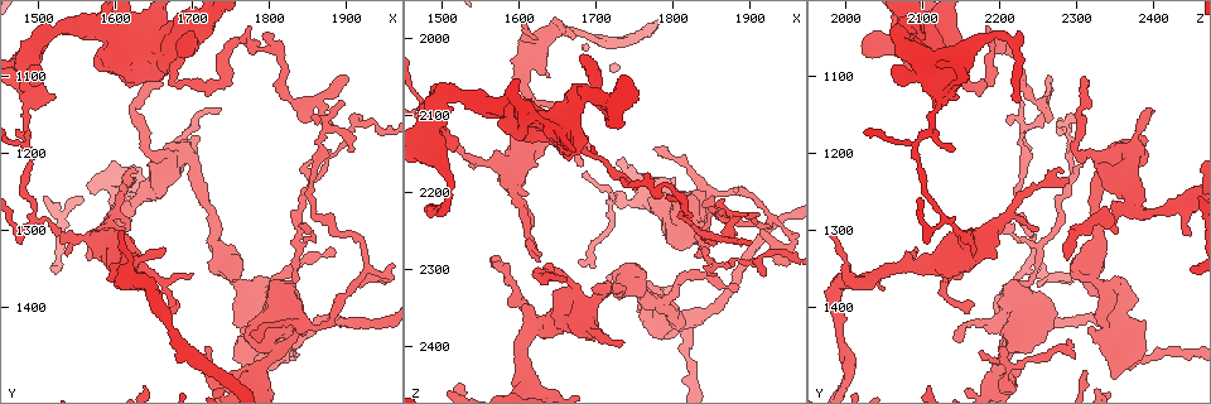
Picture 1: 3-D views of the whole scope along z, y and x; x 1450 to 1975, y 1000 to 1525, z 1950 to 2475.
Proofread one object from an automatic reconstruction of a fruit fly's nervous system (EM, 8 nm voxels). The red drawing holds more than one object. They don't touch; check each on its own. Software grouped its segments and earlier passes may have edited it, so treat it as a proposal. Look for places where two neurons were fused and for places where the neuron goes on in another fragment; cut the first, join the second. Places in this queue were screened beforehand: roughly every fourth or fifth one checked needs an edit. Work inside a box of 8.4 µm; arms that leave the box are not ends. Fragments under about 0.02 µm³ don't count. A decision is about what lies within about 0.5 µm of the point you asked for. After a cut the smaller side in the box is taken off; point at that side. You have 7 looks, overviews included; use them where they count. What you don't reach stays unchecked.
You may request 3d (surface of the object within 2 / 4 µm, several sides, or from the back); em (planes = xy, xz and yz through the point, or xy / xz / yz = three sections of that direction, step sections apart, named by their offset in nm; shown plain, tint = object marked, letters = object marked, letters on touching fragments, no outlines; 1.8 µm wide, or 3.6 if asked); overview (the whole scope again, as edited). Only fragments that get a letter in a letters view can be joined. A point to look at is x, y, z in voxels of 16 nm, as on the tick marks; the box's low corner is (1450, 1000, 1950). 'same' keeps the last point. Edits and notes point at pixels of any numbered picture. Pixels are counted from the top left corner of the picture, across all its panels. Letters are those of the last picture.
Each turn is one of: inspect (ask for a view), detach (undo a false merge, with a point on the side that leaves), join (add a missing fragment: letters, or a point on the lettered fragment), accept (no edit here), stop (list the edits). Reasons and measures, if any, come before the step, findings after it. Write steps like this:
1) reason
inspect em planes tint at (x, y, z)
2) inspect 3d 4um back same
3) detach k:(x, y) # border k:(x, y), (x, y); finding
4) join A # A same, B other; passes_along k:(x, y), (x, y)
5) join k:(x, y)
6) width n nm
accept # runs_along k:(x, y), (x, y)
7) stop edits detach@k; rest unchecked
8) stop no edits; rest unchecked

thick end
inspect em 3.6um planes letters at (1760, 1425, 2325)

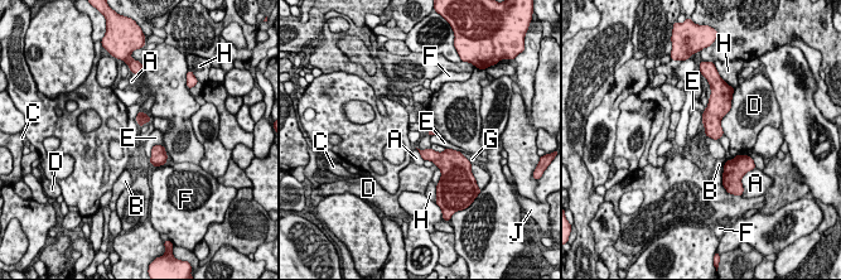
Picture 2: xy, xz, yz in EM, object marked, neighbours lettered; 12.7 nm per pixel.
accept # A other, B other, C other, D other, E other, F other, G other, H other, J other; border 2:(160, 144), (153, 146), (149, 158); none of them fits

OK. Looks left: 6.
sudden change in width
inspect 3d 4um at (1670, 1095, 2140)

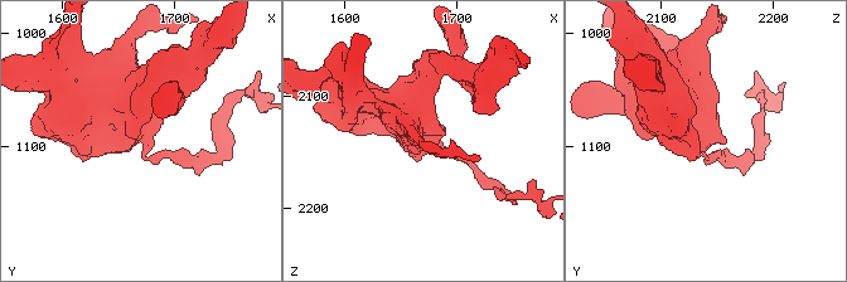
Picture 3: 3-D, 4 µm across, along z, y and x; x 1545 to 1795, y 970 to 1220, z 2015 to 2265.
shape alone is not enough
inspect em 3.6um xz step 4 letters at (1676, 1096, 2134)

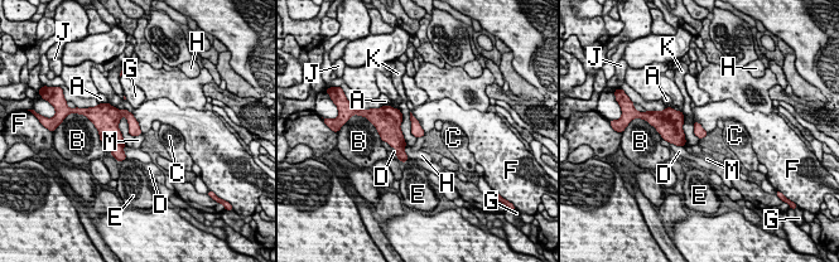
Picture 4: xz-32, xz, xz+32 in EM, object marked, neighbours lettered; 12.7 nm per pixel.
width 140 nm
accept # A other, B other, C other, D other, E other, F other, G other, H other, J other, K other, M other; border 4:(130, 112), (143, 132); all the same neuron

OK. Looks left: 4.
inspect em 3.6um planes tint at (1580, 1040, 2085)

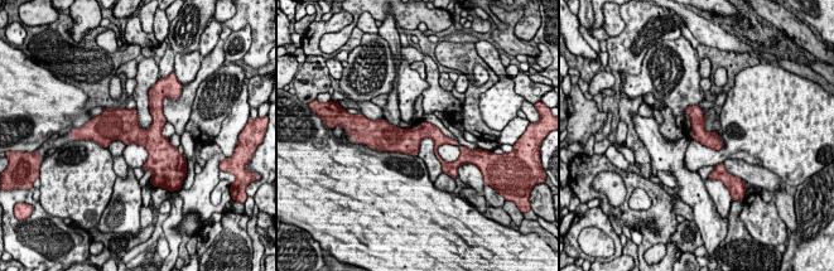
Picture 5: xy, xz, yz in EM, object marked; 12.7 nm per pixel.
inspect em 3.6um planes letters same

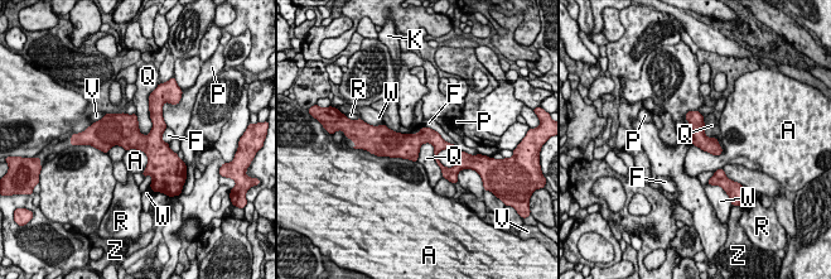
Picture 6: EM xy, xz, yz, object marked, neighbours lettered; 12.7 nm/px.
accept # A other, F other, K other, P other, Q other, R other, V other, W other, Z other; border 6:(149, 99), (151, 129), (143, 135); all the same neuron

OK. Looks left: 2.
stop no edits; rest unchecked

